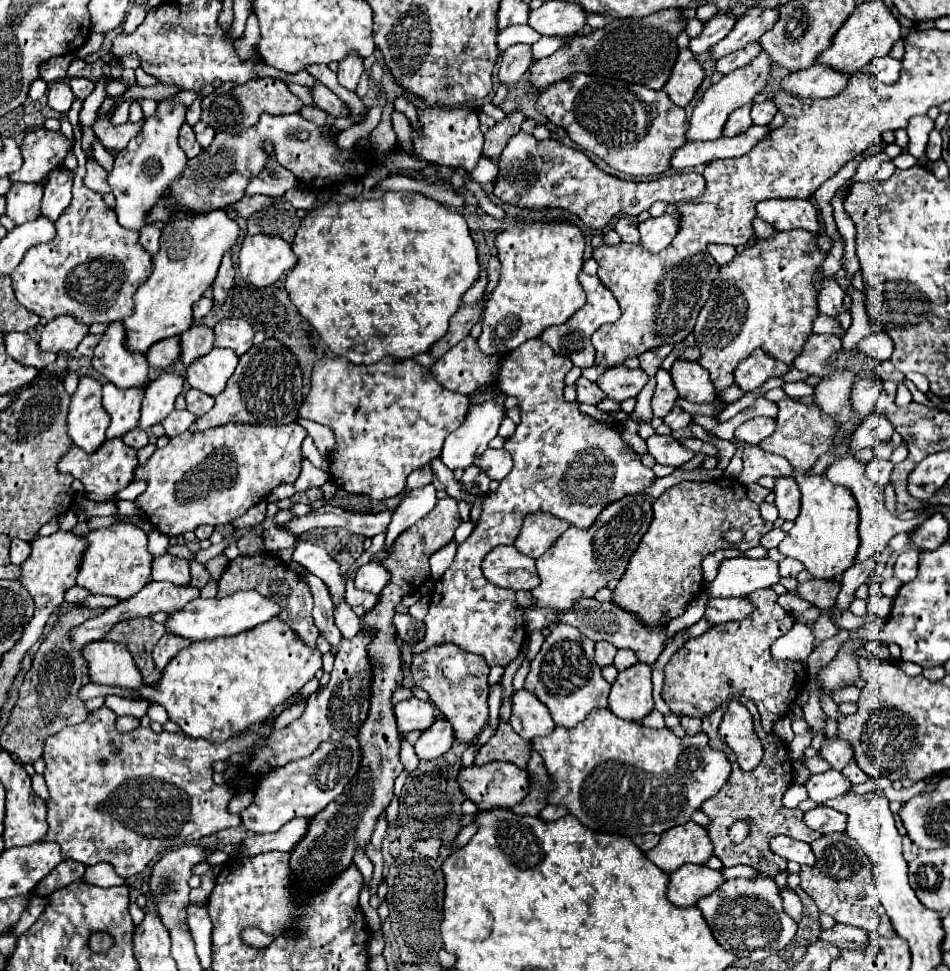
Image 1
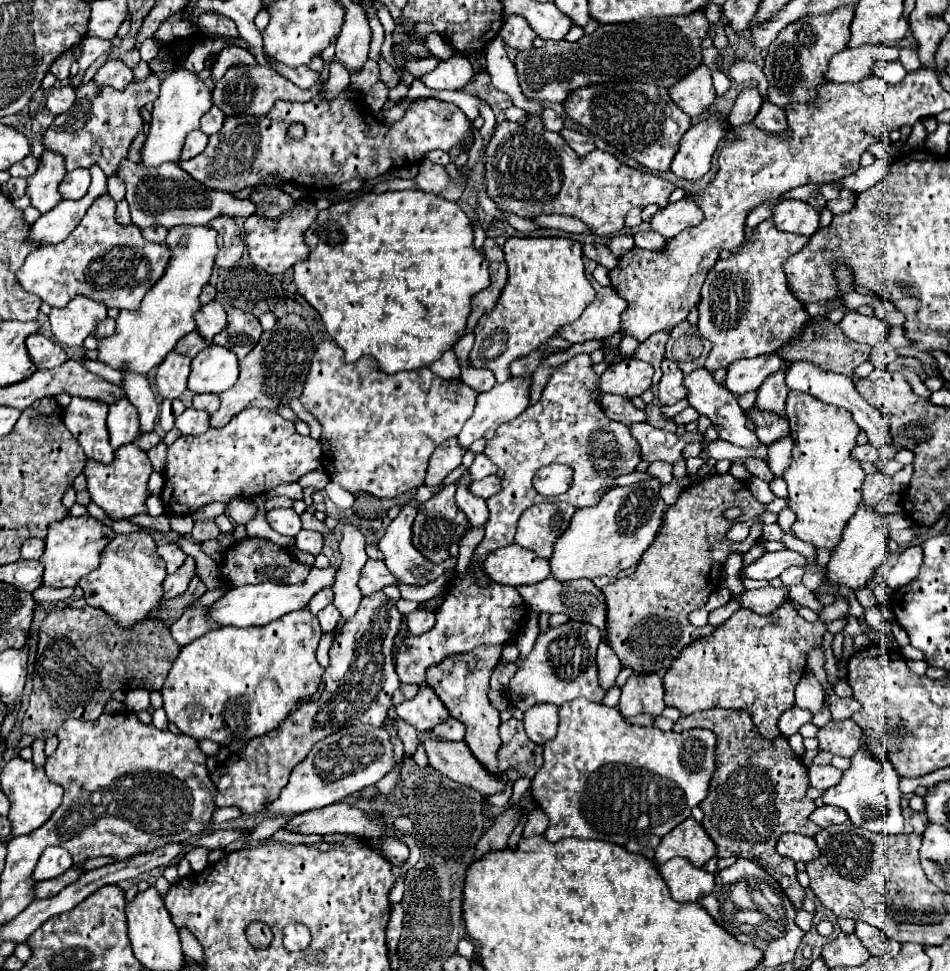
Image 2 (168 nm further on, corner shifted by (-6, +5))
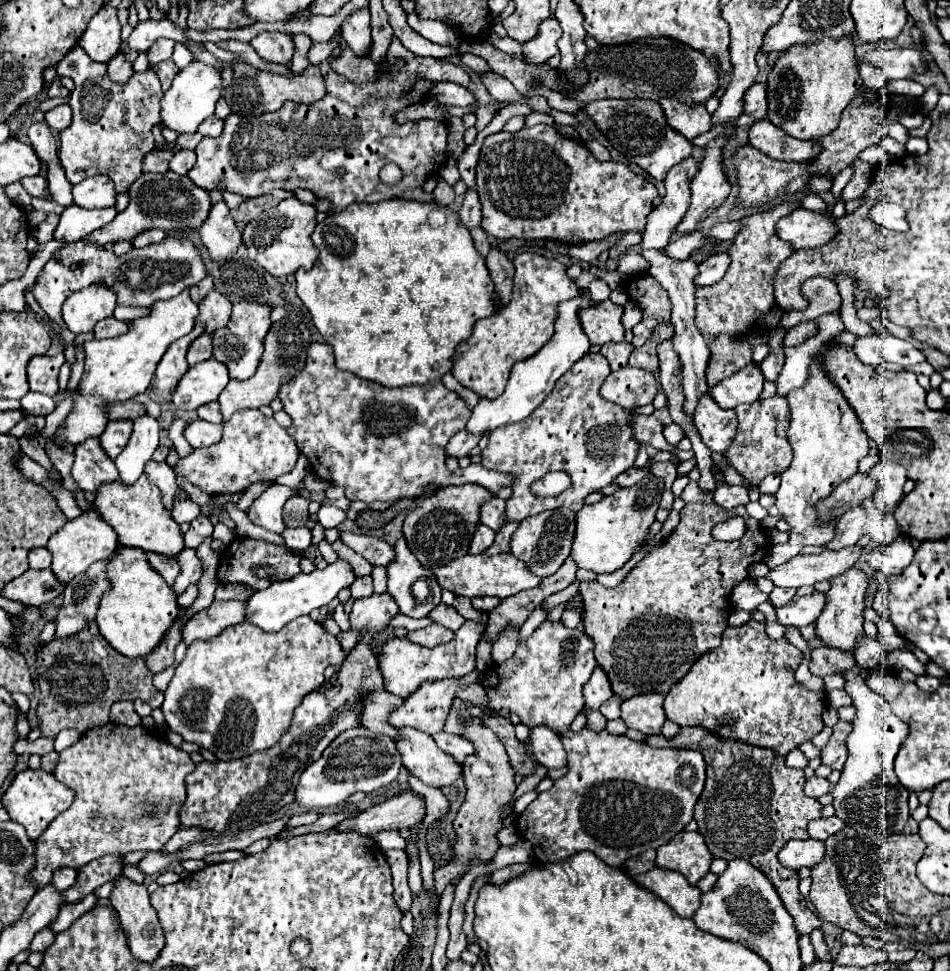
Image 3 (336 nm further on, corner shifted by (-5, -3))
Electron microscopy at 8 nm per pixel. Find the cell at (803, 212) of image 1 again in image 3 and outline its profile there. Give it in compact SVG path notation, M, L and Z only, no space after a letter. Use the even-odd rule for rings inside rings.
M797 208L789 216L781 218L777 224L777 236L789 242L795 250L823 246L831 242L831 238L835 238L837 232L839 230L835 218L831 216L831 208L827 210L827 214Z

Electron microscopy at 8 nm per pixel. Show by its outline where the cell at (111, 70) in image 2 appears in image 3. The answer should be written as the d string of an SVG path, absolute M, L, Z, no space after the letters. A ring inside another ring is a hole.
M119 52L115 58L109 60L109 64L107 64L107 74L109 74L109 78L111 78L113 82L123 84L123 82L127 82L129 76L133 74L133 64L125 58L125 54Z

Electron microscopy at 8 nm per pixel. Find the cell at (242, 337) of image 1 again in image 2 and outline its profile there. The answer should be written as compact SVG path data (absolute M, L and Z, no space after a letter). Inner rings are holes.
M230 308L228 324L220 334L214 336L214 344L230 348L242 360L256 346L260 334L262 334L262 326L254 314Z

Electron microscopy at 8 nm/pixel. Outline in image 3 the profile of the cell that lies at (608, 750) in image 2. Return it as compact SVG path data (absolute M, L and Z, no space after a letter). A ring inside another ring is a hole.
M583 728L579 734L567 730L561 742L569 754L569 772L561 780L555 780L551 790L541 792L517 818L519 834L533 844L539 864L563 862L577 852L589 850L605 864L621 868L625 860L643 854L643 850L657 850L667 844L693 820L693 806L705 784L705 760L701 752L651 748L627 736L611 736L607 730L593 732L589 728Z

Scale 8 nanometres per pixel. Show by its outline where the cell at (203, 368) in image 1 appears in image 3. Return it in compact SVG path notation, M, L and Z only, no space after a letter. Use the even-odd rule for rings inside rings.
M211 358L189 368L189 372L175 386L171 402L177 410L197 410L207 402L215 402L227 384L227 366Z

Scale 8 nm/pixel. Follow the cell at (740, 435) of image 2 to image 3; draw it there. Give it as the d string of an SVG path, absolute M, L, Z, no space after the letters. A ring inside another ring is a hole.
M705 394L695 410L695 426L703 444L723 454L737 434L737 416L733 410L719 408L717 402Z

